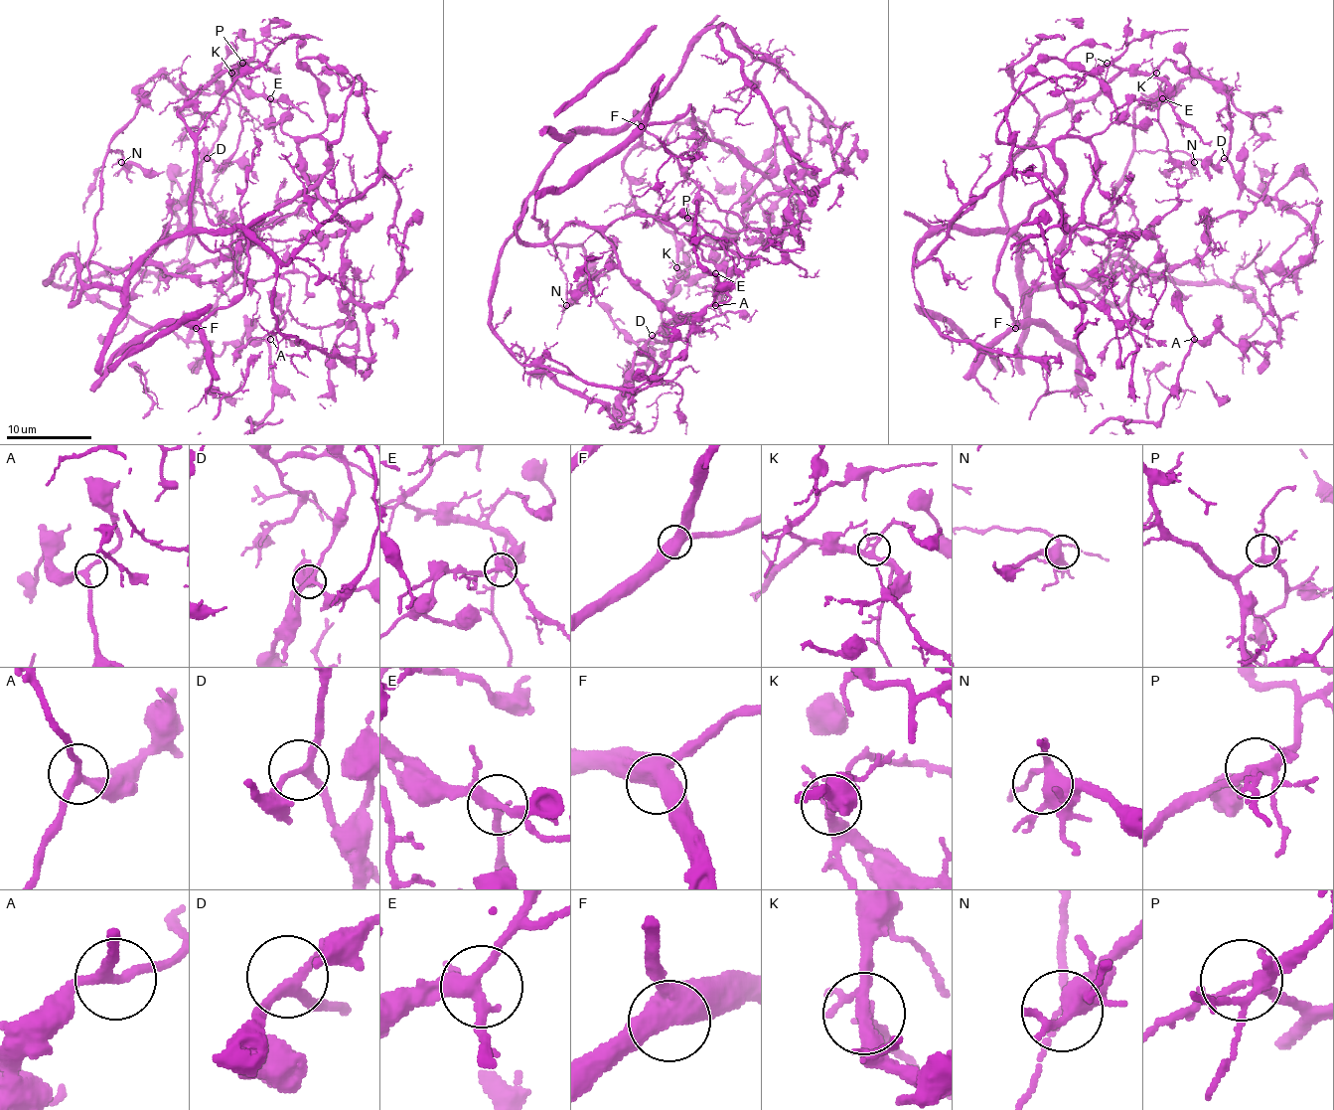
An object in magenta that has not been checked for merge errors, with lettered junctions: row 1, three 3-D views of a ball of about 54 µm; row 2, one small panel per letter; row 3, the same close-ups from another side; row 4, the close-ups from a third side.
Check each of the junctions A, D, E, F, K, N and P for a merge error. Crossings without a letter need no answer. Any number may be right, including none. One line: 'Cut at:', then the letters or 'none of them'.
Cut at: none of them

